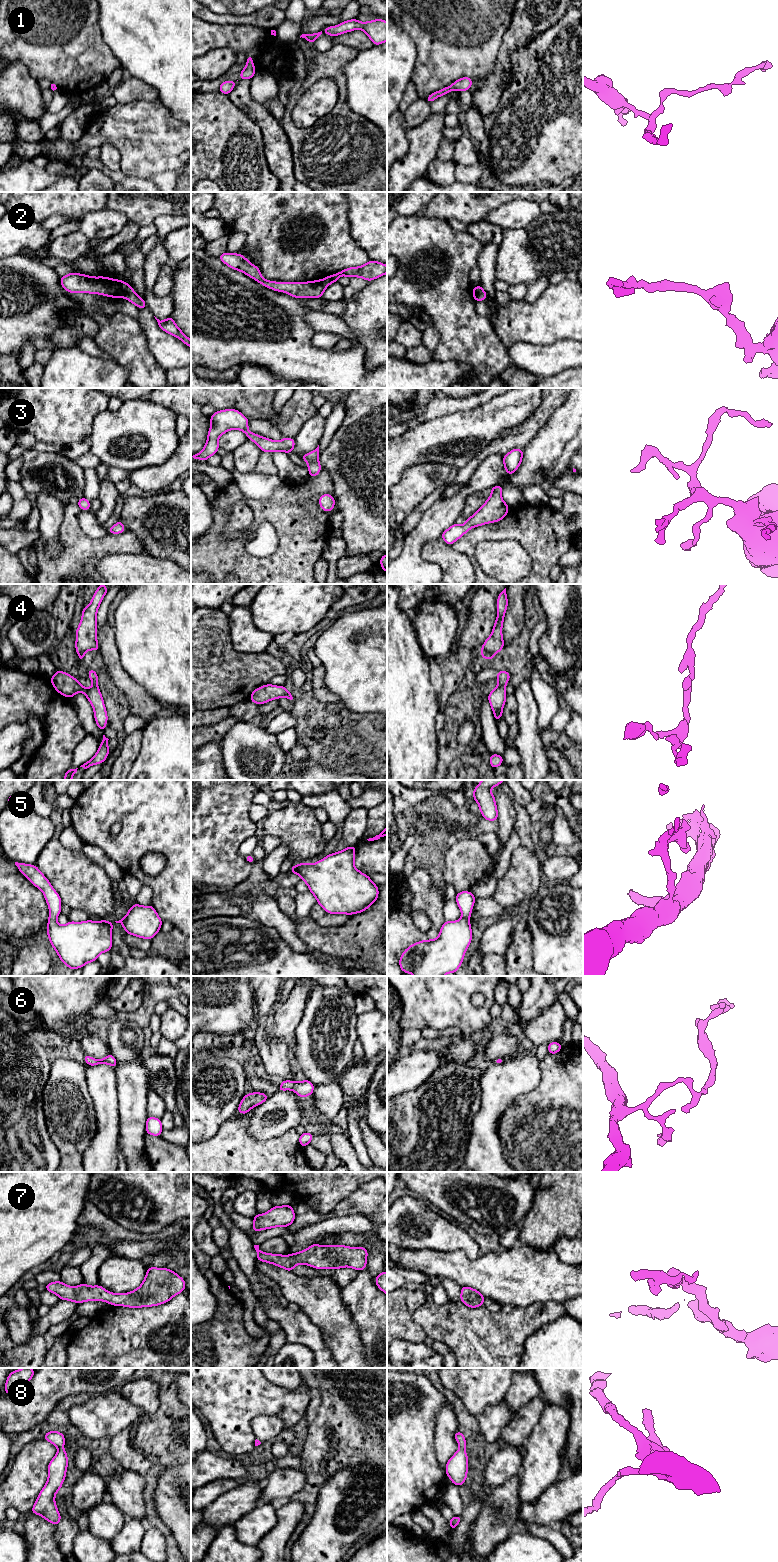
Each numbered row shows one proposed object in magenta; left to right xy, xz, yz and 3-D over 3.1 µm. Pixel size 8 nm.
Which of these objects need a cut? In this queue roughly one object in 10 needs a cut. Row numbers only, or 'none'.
none

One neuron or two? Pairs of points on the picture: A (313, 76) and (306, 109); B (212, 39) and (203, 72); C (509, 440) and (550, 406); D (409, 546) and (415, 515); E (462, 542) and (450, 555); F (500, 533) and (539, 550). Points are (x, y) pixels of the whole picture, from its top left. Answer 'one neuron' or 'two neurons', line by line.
A: two neurons
B: two neurons
C: one neuron
D: two neurons
E: two neurons
F: one neuron

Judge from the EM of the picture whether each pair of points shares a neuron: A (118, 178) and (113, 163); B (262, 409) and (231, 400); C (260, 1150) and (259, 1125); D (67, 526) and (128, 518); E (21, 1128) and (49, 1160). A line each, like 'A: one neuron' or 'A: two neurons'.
A: two neurons
B: one neuron
C: two neurons
D: two neurons
E: one neuron

